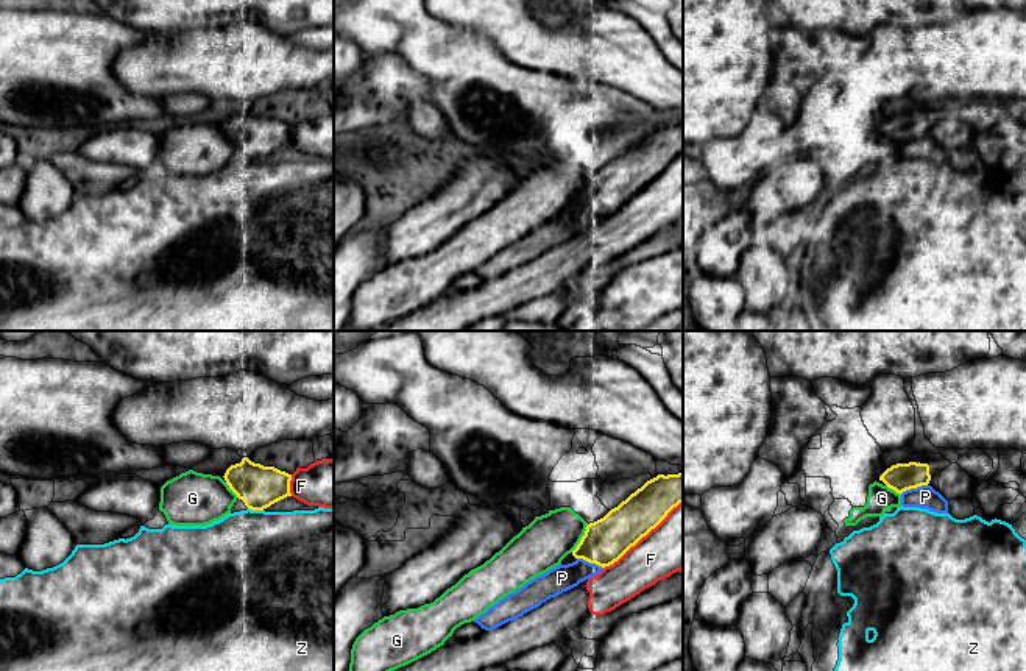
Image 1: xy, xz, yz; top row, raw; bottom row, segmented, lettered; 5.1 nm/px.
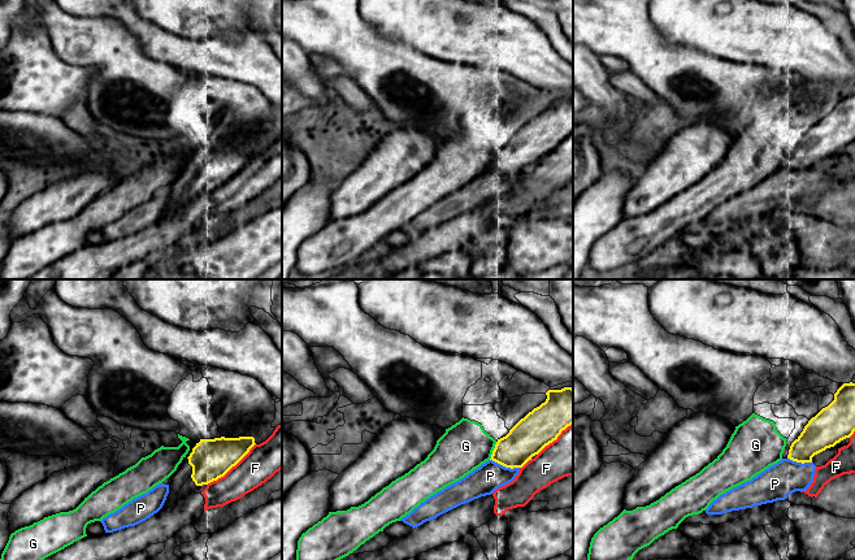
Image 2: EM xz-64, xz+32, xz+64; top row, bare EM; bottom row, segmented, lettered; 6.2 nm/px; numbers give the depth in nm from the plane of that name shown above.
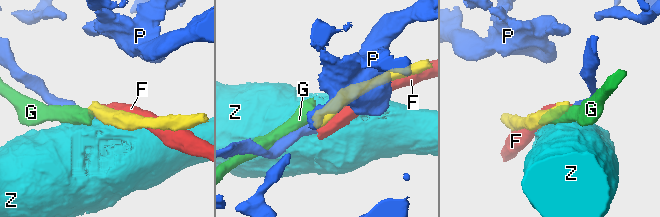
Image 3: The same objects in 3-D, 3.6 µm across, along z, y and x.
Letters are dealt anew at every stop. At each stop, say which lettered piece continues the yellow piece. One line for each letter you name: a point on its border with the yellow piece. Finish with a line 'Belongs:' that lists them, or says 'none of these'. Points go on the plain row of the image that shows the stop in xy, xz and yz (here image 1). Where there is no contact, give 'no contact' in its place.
Belongs: none of these

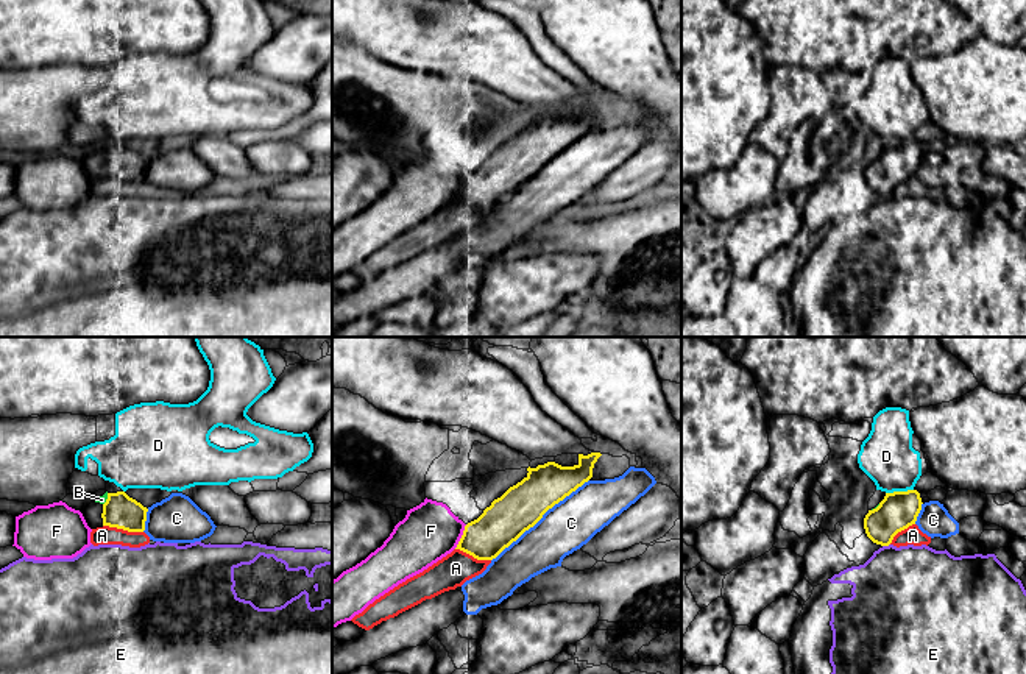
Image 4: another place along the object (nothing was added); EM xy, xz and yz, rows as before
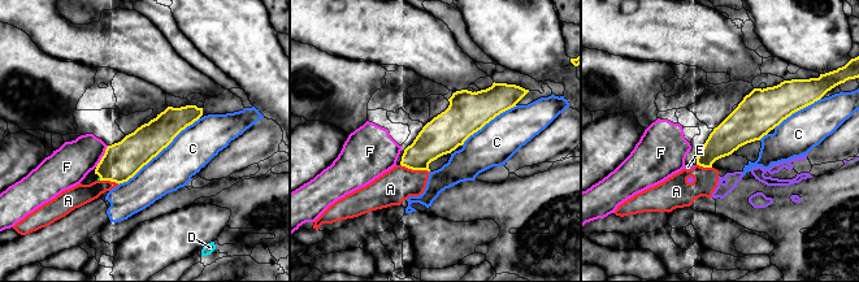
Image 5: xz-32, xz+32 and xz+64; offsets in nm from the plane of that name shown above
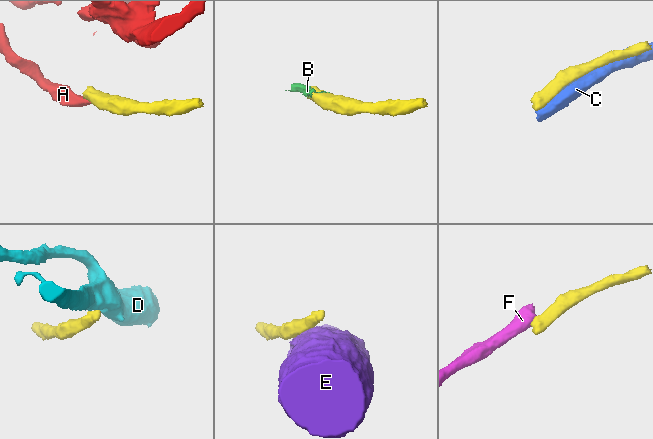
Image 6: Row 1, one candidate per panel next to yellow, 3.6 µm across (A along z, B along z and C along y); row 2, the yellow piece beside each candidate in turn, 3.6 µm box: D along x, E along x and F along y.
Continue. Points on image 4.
B: xy (106, 150)
Belongs: B

